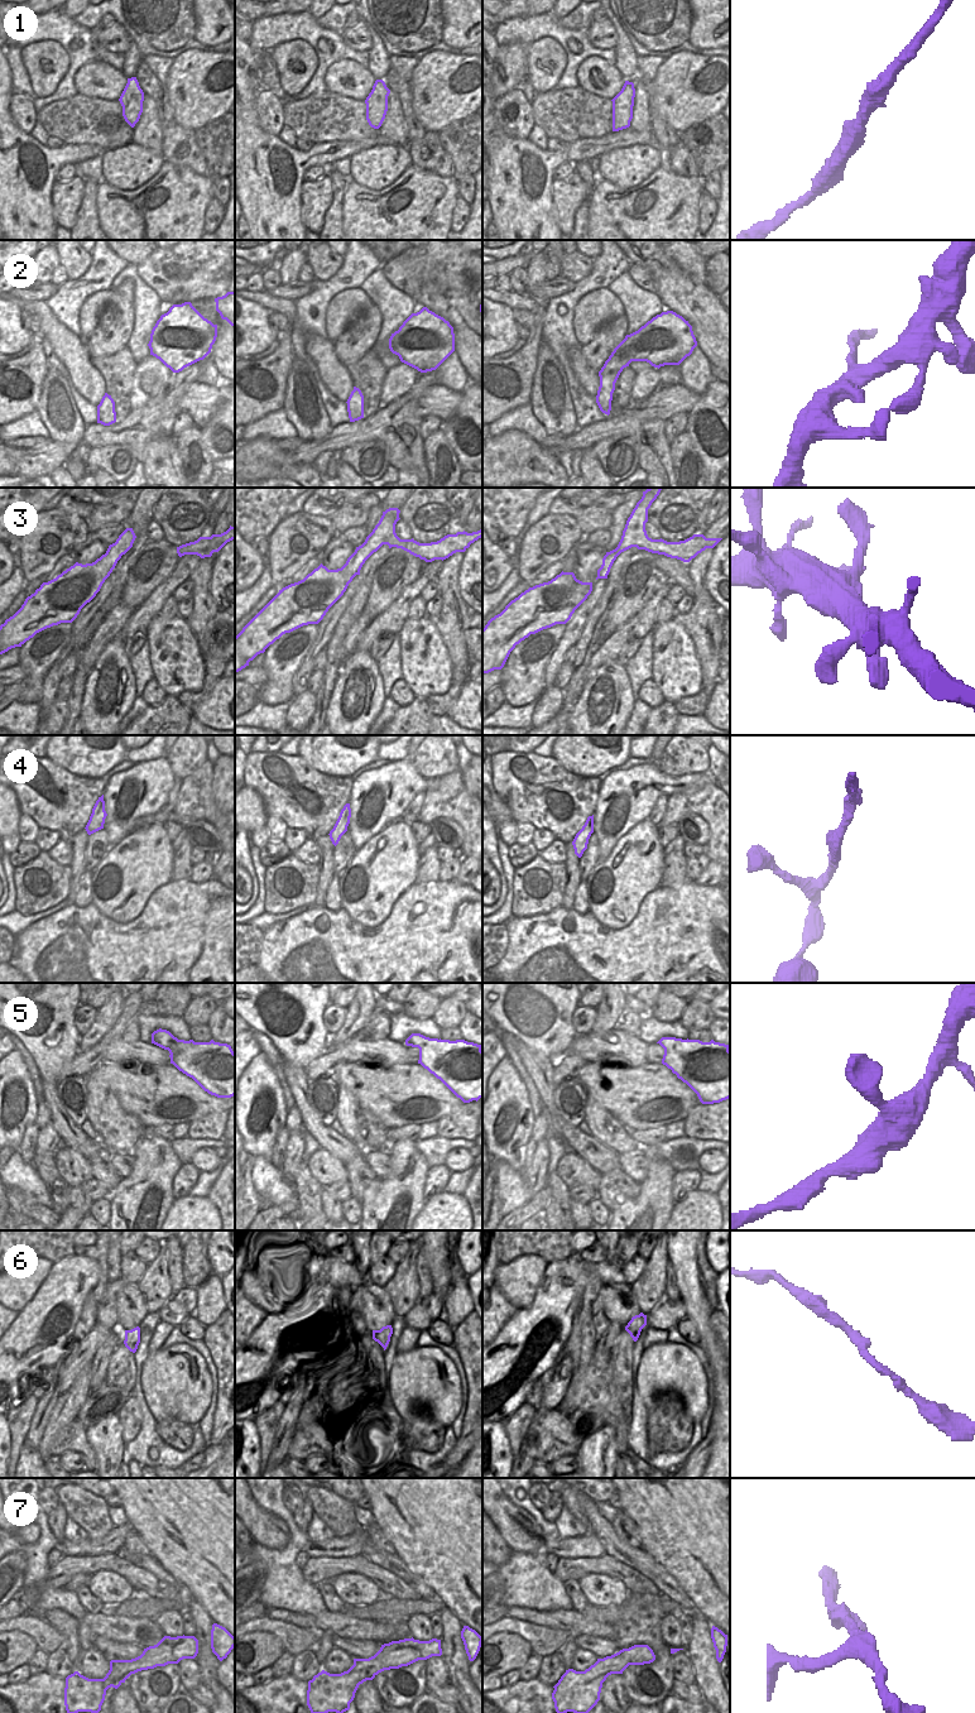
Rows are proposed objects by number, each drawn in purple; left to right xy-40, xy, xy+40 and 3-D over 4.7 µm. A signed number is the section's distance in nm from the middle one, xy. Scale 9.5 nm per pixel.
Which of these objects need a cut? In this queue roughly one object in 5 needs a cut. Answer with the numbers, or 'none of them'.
2

